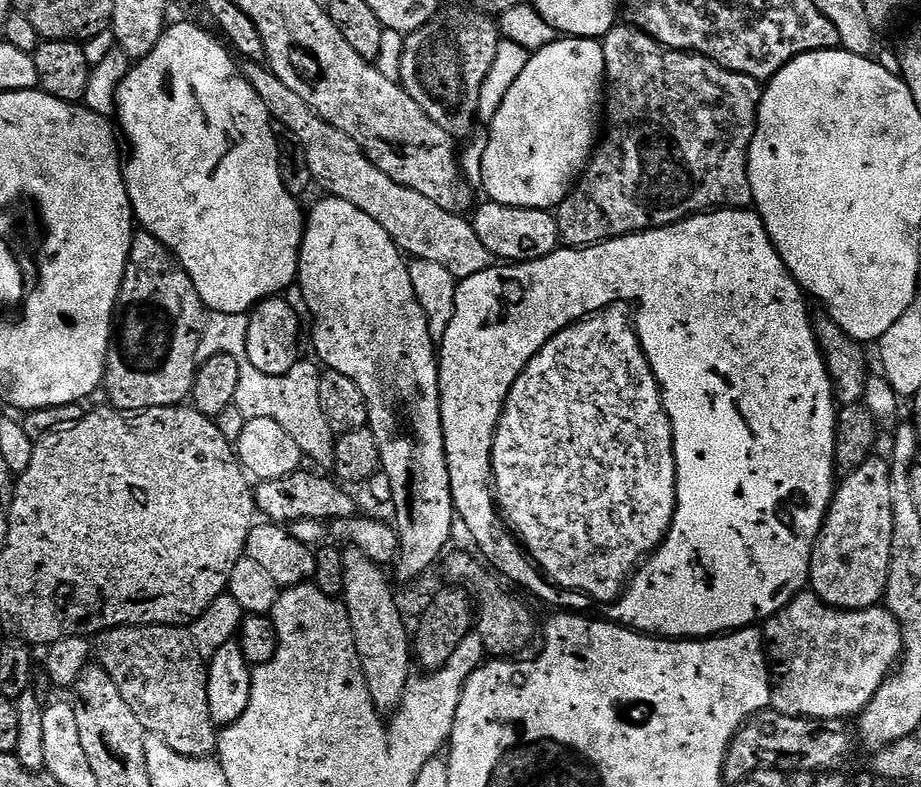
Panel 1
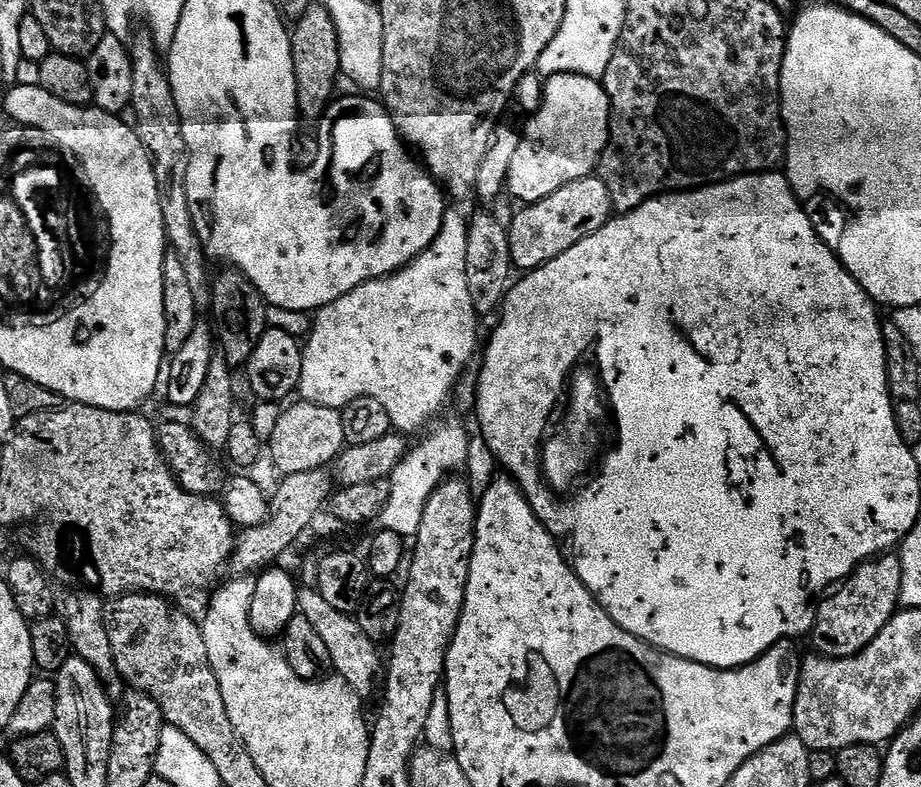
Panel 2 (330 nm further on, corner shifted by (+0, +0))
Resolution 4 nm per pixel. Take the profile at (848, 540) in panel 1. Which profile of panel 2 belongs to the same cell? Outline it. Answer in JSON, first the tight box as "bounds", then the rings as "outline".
{"bounds":[810,554,902,658],"outline":[[[881,554],[859,564],[847,580],[819,601],[820,613],[816,620],[814,616],[810,628],[812,644],[816,647],[813,649],[829,658],[855,656],[892,621],[900,608],[901,590],[902,562],[899,555]]]}

